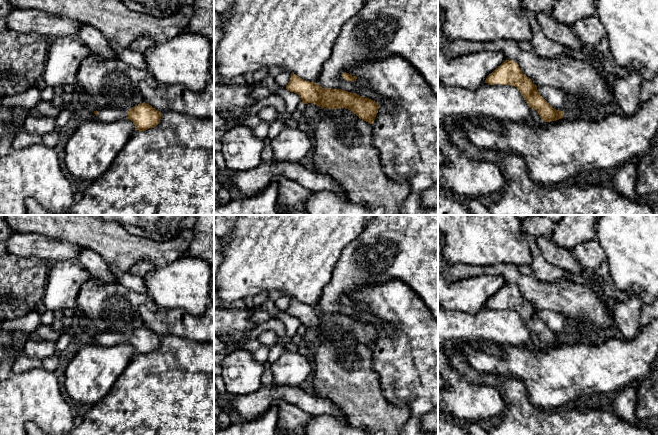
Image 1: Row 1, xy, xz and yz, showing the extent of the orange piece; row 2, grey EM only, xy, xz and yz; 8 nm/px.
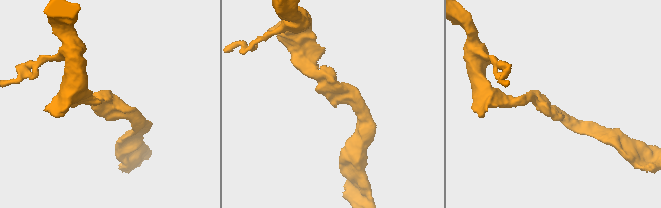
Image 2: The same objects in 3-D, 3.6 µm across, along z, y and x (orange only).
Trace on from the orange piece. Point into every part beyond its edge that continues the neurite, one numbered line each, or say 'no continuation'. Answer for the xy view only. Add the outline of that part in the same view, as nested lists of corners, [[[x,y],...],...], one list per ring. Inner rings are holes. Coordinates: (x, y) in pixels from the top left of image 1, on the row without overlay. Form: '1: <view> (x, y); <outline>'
1: xy (107, 339); [[[92,331],[89,337],[89,341],[101,346],[110,347],[119,343],[126,343],[128,341],[128,335],[124,333]]]

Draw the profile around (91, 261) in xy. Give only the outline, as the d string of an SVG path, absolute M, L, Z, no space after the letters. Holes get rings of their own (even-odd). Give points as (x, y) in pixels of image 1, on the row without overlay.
M80 247L76 261L87 270L91 277L106 283L113 283L116 278L107 262L96 252Z

